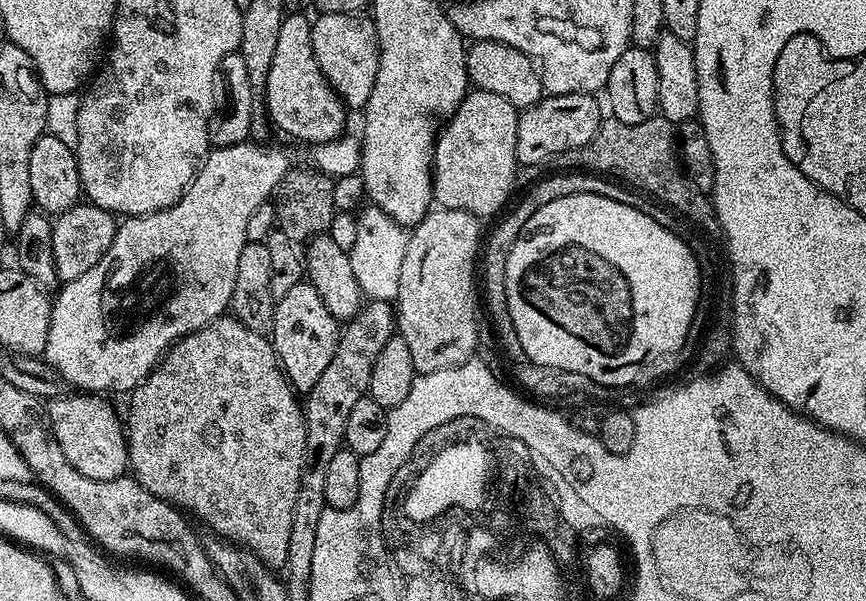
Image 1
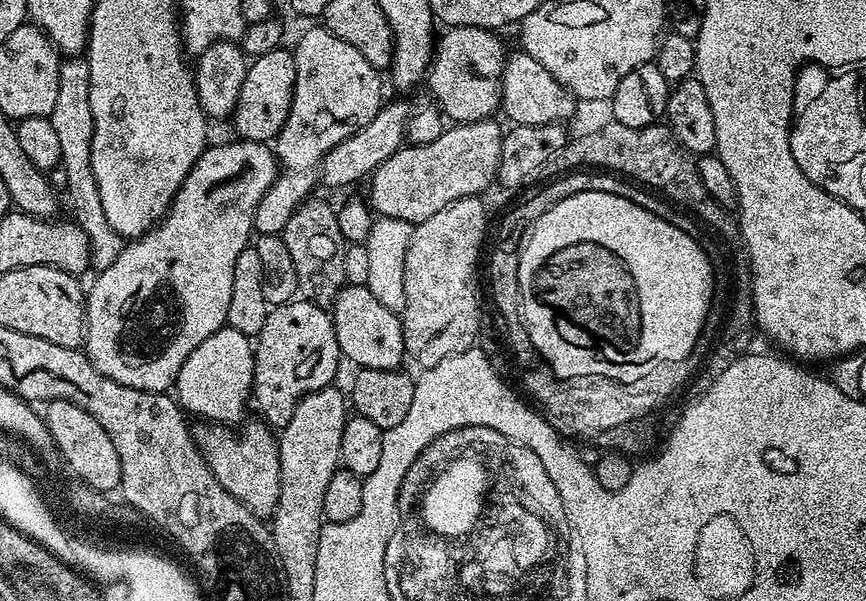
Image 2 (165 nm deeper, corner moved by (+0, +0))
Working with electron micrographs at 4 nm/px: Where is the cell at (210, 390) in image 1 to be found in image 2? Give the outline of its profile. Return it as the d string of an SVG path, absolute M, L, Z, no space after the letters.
M259 419L252 420L240 433L235 436L231 427L215 422L200 422L195 425L194 439L200 448L204 461L207 462L214 478L234 498L238 498L245 506L261 518L271 517L278 506L278 494L280 493L280 445L273 429Z

